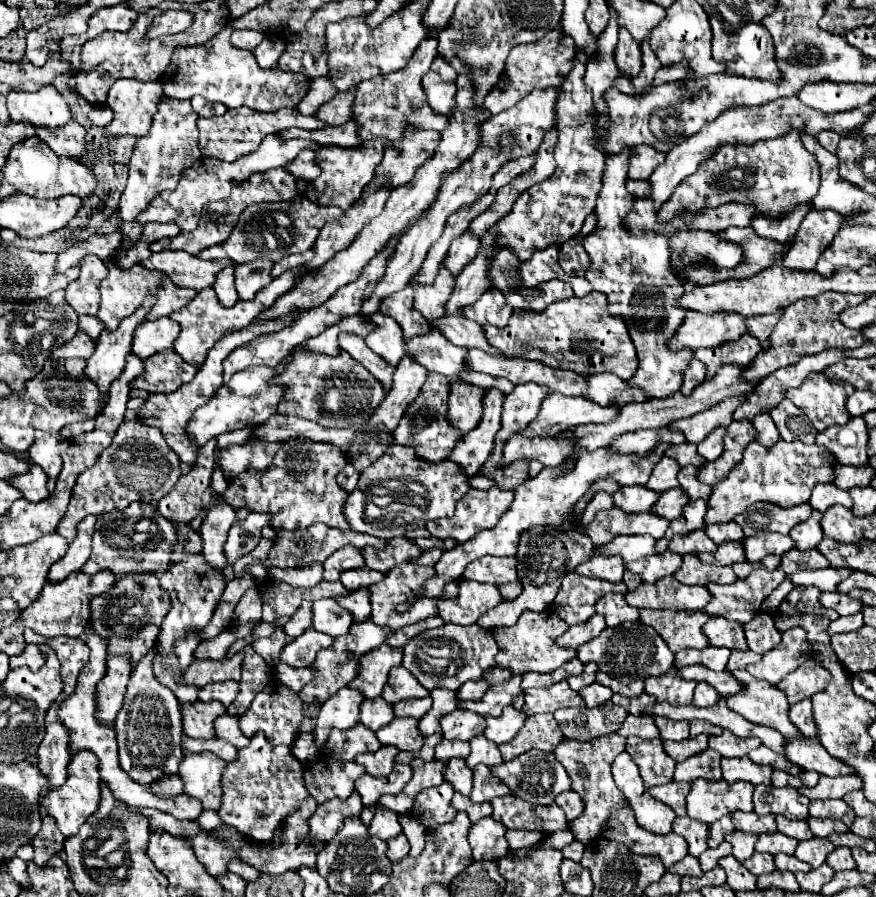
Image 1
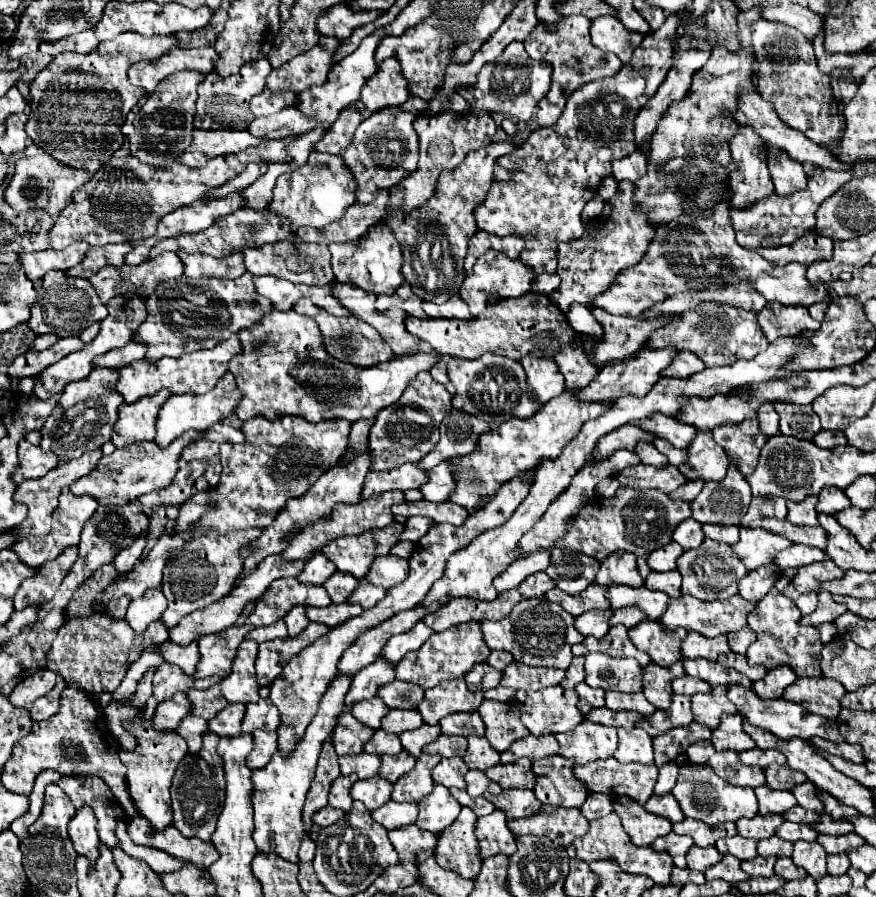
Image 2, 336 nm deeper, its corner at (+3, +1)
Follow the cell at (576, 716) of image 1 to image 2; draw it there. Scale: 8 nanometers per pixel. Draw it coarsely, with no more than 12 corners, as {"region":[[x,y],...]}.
{"region":[[584,720],[556,734],[574,764],[610,758],[616,728]]}

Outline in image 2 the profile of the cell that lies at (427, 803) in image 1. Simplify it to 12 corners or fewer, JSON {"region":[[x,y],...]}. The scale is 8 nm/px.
{"region":[[434,786],[422,798],[416,826],[434,834],[462,810],[450,790]]}

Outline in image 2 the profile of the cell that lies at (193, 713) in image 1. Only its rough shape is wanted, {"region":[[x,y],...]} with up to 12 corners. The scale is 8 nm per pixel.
{"region":[[174,694],[156,708],[160,730],[176,728],[192,712],[186,694]]}

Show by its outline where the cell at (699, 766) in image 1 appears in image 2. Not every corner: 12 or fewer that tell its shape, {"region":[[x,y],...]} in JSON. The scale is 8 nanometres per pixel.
{"region":[[664,764],[654,786],[654,794],[662,796],[672,790],[680,764]]}

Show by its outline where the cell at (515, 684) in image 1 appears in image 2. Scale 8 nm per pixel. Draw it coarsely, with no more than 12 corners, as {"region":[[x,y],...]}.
{"region":[[464,678],[426,690],[418,712],[426,724],[478,710],[482,694]]}

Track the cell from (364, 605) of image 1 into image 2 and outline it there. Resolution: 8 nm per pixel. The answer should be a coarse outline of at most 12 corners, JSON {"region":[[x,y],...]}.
{"region":[[364,578],[348,602],[364,610],[376,606],[386,590],[368,584]]}

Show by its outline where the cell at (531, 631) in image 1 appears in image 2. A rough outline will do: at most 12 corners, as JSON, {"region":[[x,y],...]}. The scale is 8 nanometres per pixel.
{"region":[[546,598],[480,624],[490,650],[566,670],[584,636]]}

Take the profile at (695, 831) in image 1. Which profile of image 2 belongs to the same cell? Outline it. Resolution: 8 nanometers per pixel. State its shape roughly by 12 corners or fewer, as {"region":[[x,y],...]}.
{"region":[[676,832],[654,840],[654,850],[668,852],[674,866],[686,866],[692,838]]}

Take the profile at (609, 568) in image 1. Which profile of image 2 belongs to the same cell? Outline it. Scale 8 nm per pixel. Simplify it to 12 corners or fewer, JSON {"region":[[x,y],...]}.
{"region":[[610,554],[596,574],[596,584],[642,586],[636,556]]}

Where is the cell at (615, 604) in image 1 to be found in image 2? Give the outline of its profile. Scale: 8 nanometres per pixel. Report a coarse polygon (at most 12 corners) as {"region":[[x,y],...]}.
{"region":[[638,606],[614,610],[610,626],[636,626],[646,614]]}

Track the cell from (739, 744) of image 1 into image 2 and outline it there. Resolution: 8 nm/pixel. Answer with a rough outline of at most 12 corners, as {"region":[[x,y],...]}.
{"region":[[724,714],[712,734],[718,752],[756,746],[744,734],[740,714]]}

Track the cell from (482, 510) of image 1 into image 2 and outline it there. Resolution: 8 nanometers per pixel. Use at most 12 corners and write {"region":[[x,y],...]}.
{"region":[[404,502],[394,516],[428,516],[460,526],[468,510],[454,502]]}

